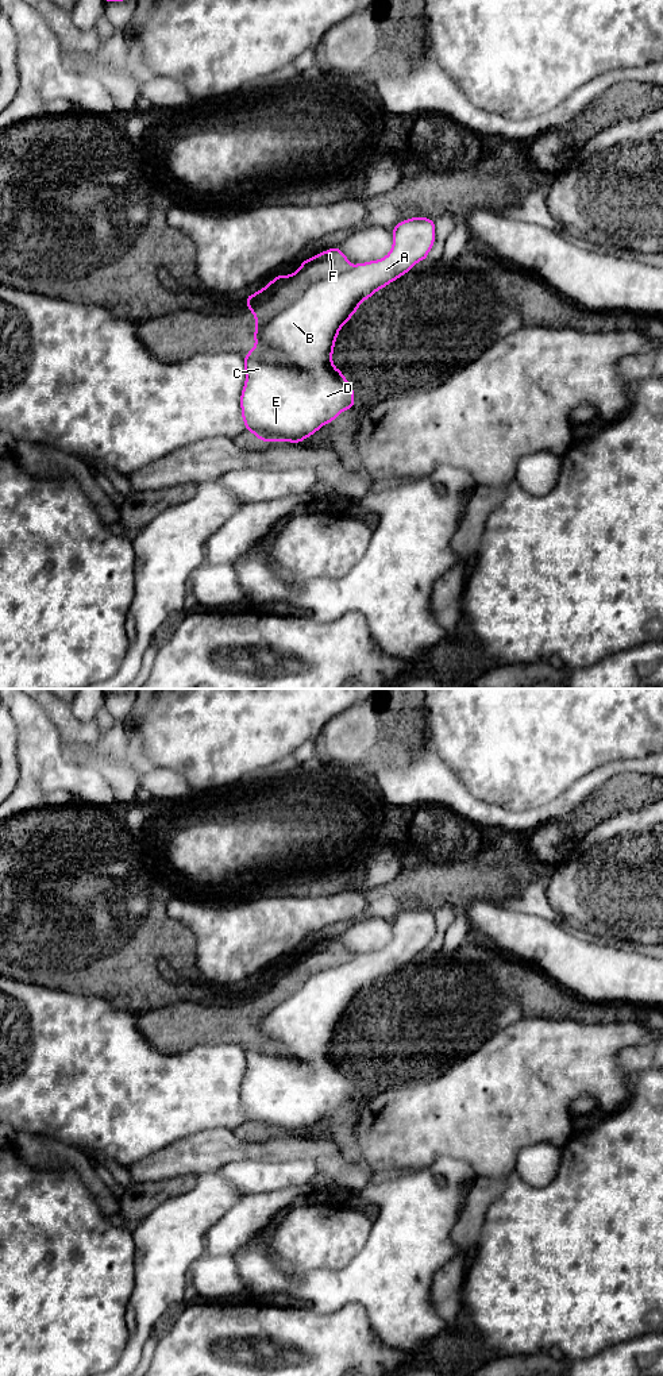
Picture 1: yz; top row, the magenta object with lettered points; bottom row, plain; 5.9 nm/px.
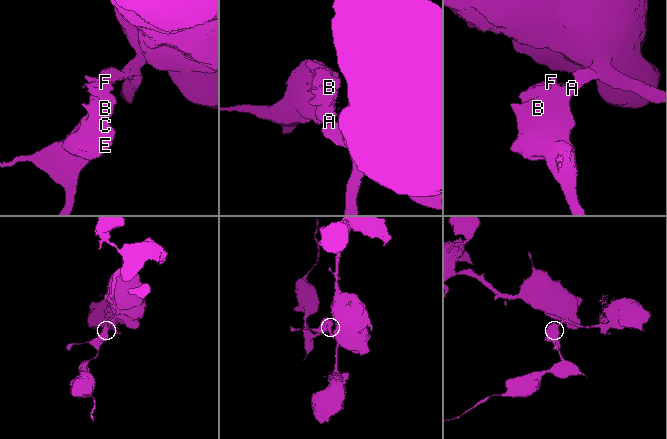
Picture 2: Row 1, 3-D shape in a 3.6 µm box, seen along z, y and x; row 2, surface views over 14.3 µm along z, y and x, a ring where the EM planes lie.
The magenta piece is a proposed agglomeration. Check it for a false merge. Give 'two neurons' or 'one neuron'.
two neurons

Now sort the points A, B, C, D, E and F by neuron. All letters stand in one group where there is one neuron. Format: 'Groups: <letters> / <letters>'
Groups: A B C D E / F

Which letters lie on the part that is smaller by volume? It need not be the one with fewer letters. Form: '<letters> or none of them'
F

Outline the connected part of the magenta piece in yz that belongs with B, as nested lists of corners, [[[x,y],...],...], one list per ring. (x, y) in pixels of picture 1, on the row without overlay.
[[[427,909],[402,911],[393,920],[392,925],[393,938],[385,949],[356,955],[350,961],[311,976],[292,997],[259,1020],[261,1032],[267,1034],[274,1044],[270,1049],[246,1048],[246,1074],[240,1087],[246,1122],[255,1125],[258,1132],[301,1134],[308,1128],[315,1126],[324,1115],[334,1113],[343,1102],[355,1099],[352,1078],[332,1055],[339,1021],[356,1005],[362,993],[408,964],[416,953],[425,952],[436,929],[435,914]]]

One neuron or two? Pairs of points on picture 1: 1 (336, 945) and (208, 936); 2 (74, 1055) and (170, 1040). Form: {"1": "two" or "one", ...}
{"1": "two", "2": "two"}

